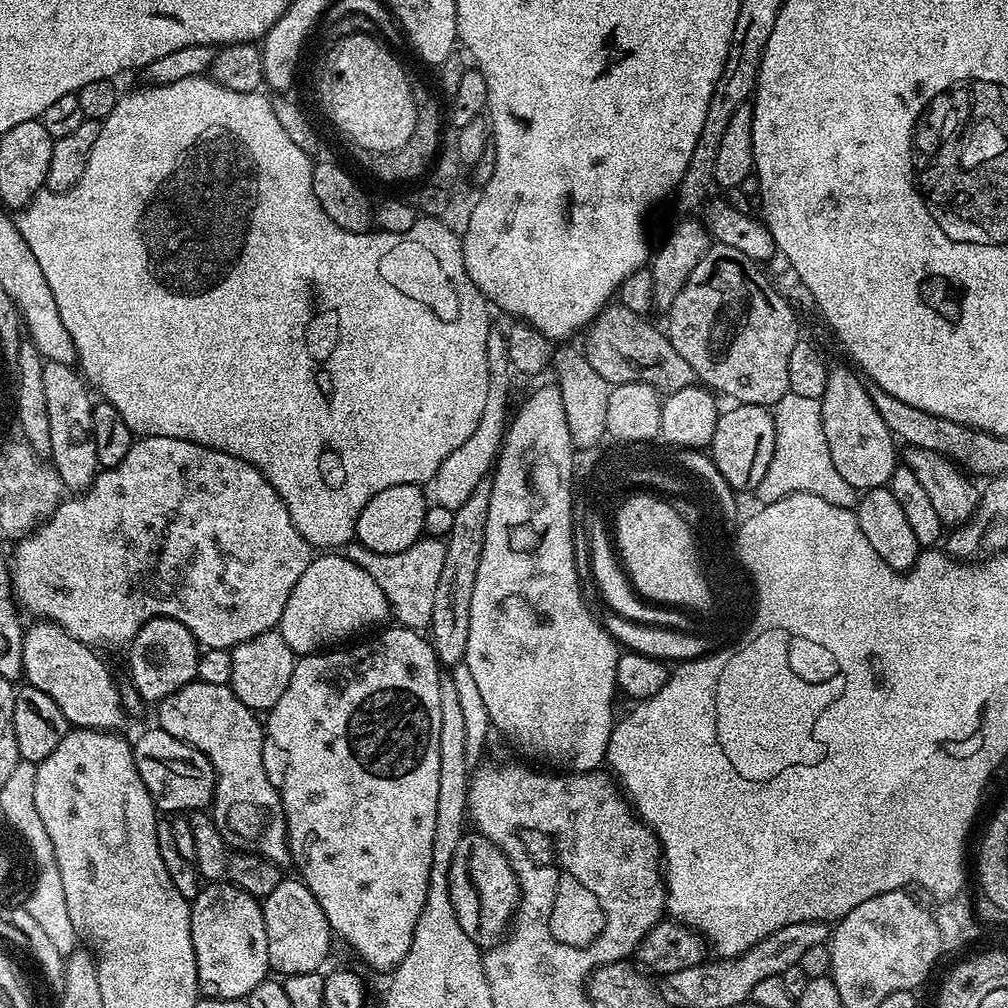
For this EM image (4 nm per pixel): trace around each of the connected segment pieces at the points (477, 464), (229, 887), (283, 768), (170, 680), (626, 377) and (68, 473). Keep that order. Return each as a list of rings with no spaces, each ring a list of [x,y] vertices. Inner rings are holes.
[[[496,326],[489,327],[486,334],[486,366],[490,374],[490,386],[486,390],[486,406],[482,410],[482,418],[478,418],[478,426],[474,426],[474,434],[470,434],[470,438],[466,438],[466,442],[462,442],[462,446],[458,446],[458,450],[454,450],[454,454],[450,454],[450,458],[446,458],[446,462],[442,462],[442,466],[438,466],[436,479],[431,481],[430,484],[430,488],[436,491],[435,503],[453,510],[462,506],[462,502],[466,502],[466,498],[470,498],[470,494],[474,494],[474,486],[478,486],[478,482],[485,480],[489,473],[493,471],[494,463],[499,455],[500,447],[504,444],[504,436],[510,423],[508,391],[512,388],[514,371],[511,362],[508,360],[505,333],[501,330],[499,332]]]
[[[208,882],[190,902],[190,934],[198,966],[201,997],[209,1000],[242,1000],[269,975],[266,954],[266,922],[261,901],[231,882]]]
[[[388,626],[380,633],[381,636],[349,652],[323,650],[313,655],[301,655],[297,659],[290,686],[286,686],[286,694],[278,698],[273,708],[267,709],[262,762],[270,782],[280,791],[288,827],[290,860],[293,865],[296,863],[300,867],[299,879],[312,891],[314,898],[318,898],[318,906],[322,906],[326,922],[333,933],[339,939],[341,936],[370,967],[388,974],[399,966],[402,958],[406,958],[406,950],[410,950],[410,942],[414,942],[414,926],[418,926],[418,914],[422,914],[422,906],[426,902],[434,846],[434,814],[438,814],[438,730],[442,727],[438,694],[442,665],[431,643],[425,637],[423,640],[420,637],[423,635],[417,629]]]
[[[159,616],[146,622],[142,630],[138,630],[127,652],[128,668],[132,671],[131,687],[138,690],[145,702],[158,702],[196,679],[201,649],[190,630],[186,630],[186,626],[182,626],[182,622],[174,618]]]
[[[622,303],[605,304],[582,336],[582,351],[588,357],[590,366],[594,366],[594,370],[598,370],[598,374],[602,374],[610,386],[642,382],[654,386],[661,394],[667,394],[697,383],[690,362],[686,362],[686,358],[674,350],[661,329],[659,332],[654,325],[644,320],[647,319],[641,313],[626,310]]]
[[[45,360],[42,382],[46,393],[46,410],[50,414],[50,463],[58,470],[65,489],[69,493],[79,494],[92,485],[100,468],[98,450],[94,446],[94,396],[83,375],[72,364]]]

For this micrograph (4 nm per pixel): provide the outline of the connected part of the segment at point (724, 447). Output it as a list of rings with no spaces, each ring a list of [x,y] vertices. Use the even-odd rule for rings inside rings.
[[[737,403],[728,407],[732,408],[725,407],[718,418],[718,426],[714,430],[714,438],[710,445],[710,455],[722,478],[726,478],[734,493],[752,494],[766,475],[770,458],[774,458],[774,418],[772,412],[762,404]]]

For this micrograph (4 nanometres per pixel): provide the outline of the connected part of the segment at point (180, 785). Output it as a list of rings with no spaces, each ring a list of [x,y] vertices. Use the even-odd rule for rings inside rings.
[[[158,726],[151,727],[134,740],[132,753],[134,766],[138,766],[138,774],[154,802],[157,813],[191,814],[207,809],[211,805],[212,795],[216,792],[216,771],[210,758],[206,758],[202,750],[166,734],[166,730]]]

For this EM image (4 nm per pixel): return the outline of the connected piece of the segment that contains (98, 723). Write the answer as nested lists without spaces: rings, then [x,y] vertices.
[[[49,620],[32,622],[27,625],[24,634],[24,645],[22,646],[22,666],[24,667],[23,679],[33,684],[38,690],[50,694],[54,703],[62,714],[66,714],[69,725],[72,728],[91,728],[97,732],[116,732],[126,721],[124,704],[120,701],[120,688],[112,681],[108,668],[96,656],[97,653],[91,647],[78,638],[74,638],[62,626],[51,624]]]

